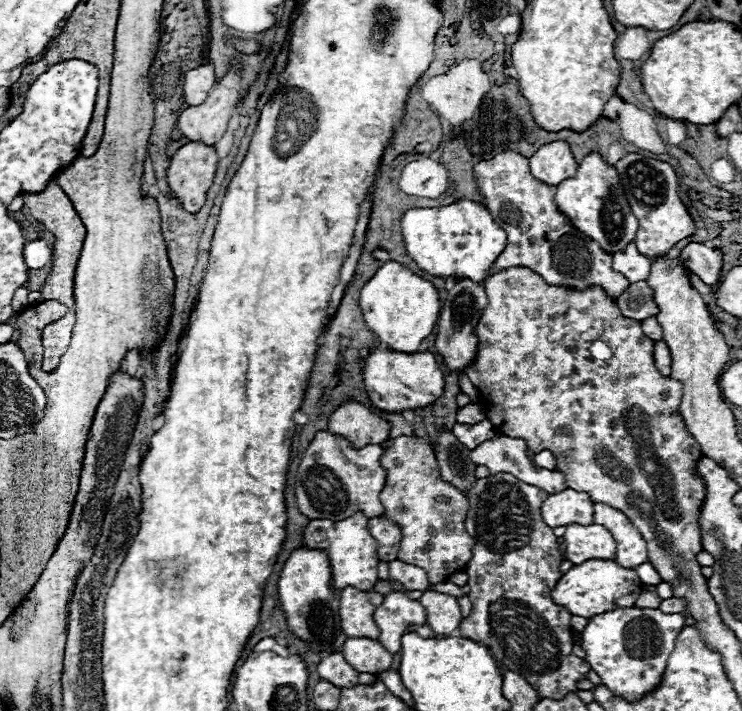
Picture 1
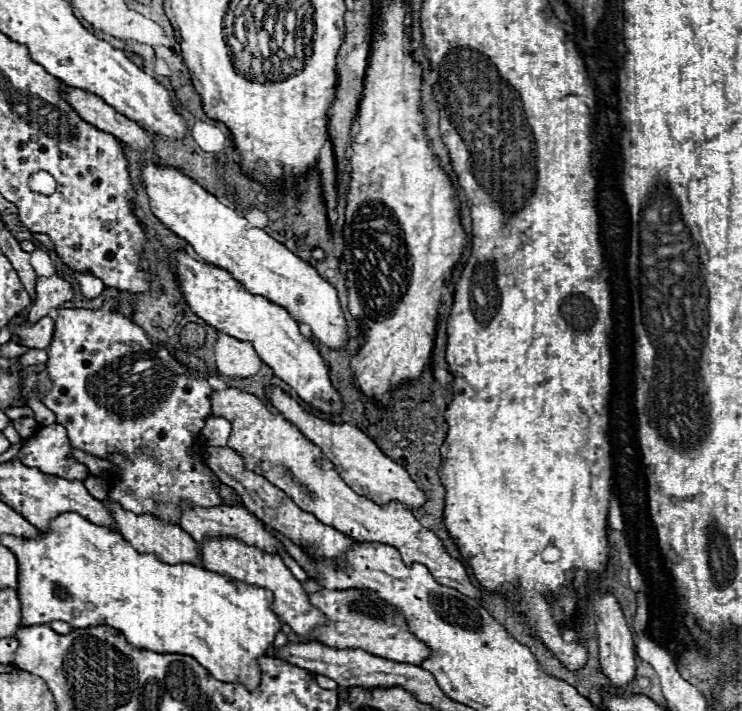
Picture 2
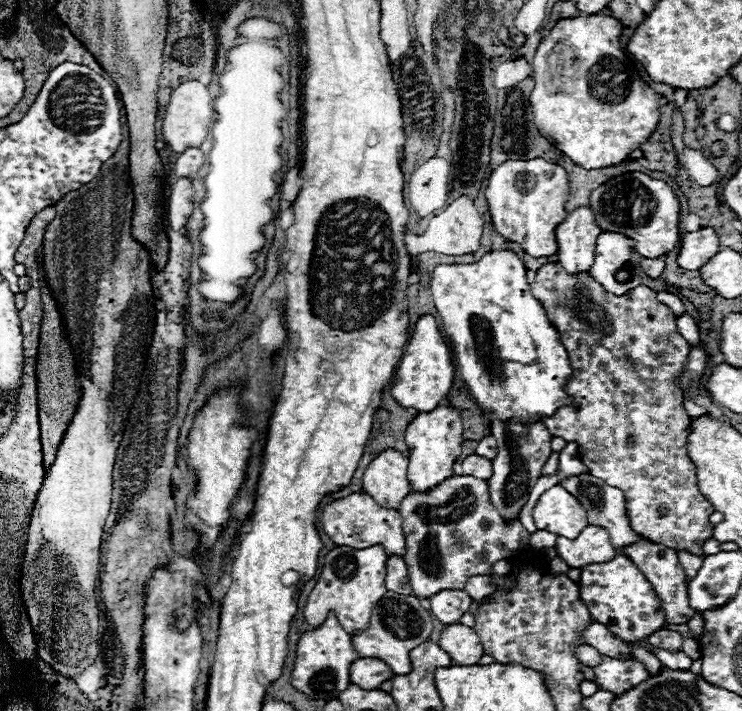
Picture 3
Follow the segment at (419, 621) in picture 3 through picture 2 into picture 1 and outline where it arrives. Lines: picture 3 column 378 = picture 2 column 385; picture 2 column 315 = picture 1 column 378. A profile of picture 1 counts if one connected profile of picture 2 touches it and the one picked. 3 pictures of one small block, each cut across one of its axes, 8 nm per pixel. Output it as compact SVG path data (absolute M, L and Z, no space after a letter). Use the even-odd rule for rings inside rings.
M352 586L342 588L340 592L340 624L346 636L368 636L378 640L380 630L374 624L374 610L382 604L382 594L362 592Z

